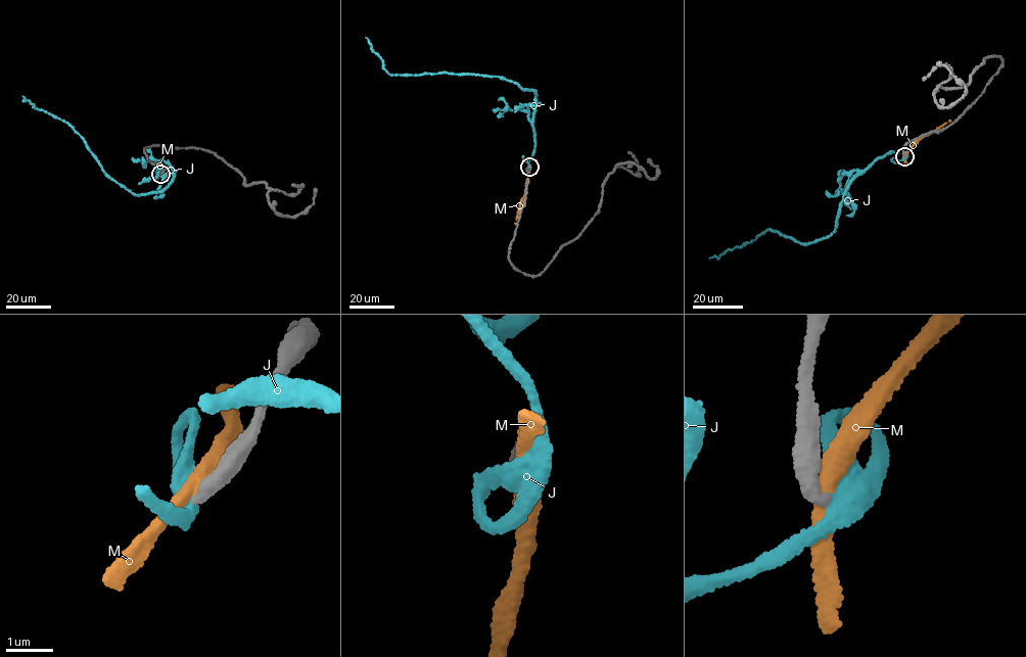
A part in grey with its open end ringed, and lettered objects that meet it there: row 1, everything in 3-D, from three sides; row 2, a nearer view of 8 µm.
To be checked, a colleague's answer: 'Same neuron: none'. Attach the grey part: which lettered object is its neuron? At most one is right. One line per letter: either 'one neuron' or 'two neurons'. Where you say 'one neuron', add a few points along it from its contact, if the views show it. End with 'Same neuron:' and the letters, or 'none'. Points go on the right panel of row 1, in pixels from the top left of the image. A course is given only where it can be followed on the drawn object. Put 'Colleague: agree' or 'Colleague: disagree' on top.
Colleague: disagree
J: one neuron; course (905, 156), (891, 160), (897, 152), (889, 151), (855, 178), (824, 239), (804, 245), (768, 229), (708, 259)
M: two neurons
Same neuron: J

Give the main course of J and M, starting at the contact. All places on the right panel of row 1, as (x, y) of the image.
J: (905, 156), (891, 160), (897, 152), (889, 151), (855, 178), (824, 239), (804, 245), (768, 229), (708, 259)
M: (904, 156), (913, 144), (949, 120)

